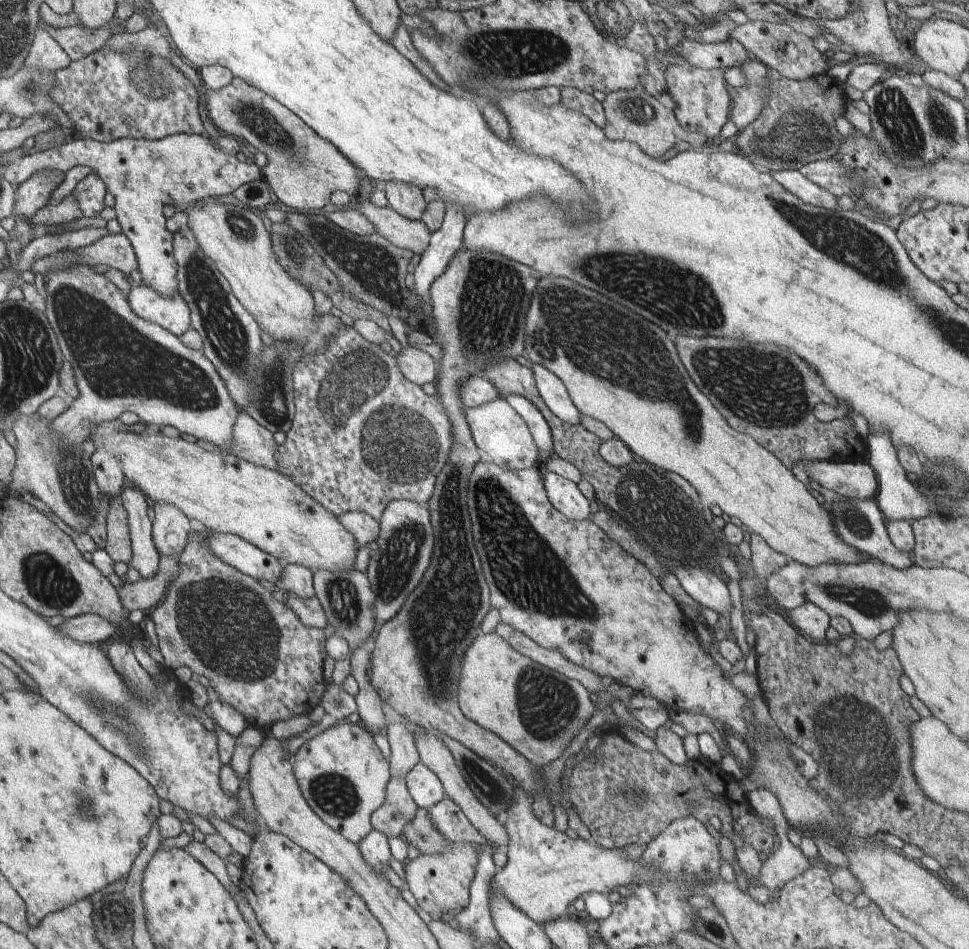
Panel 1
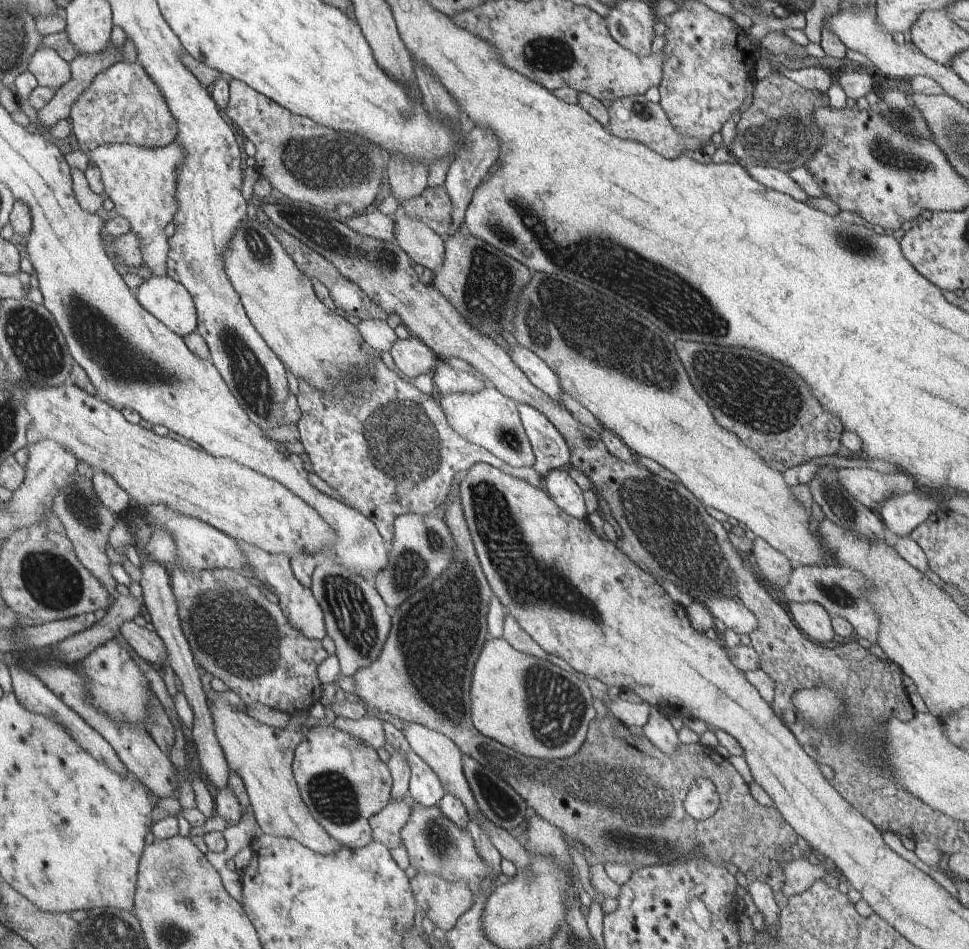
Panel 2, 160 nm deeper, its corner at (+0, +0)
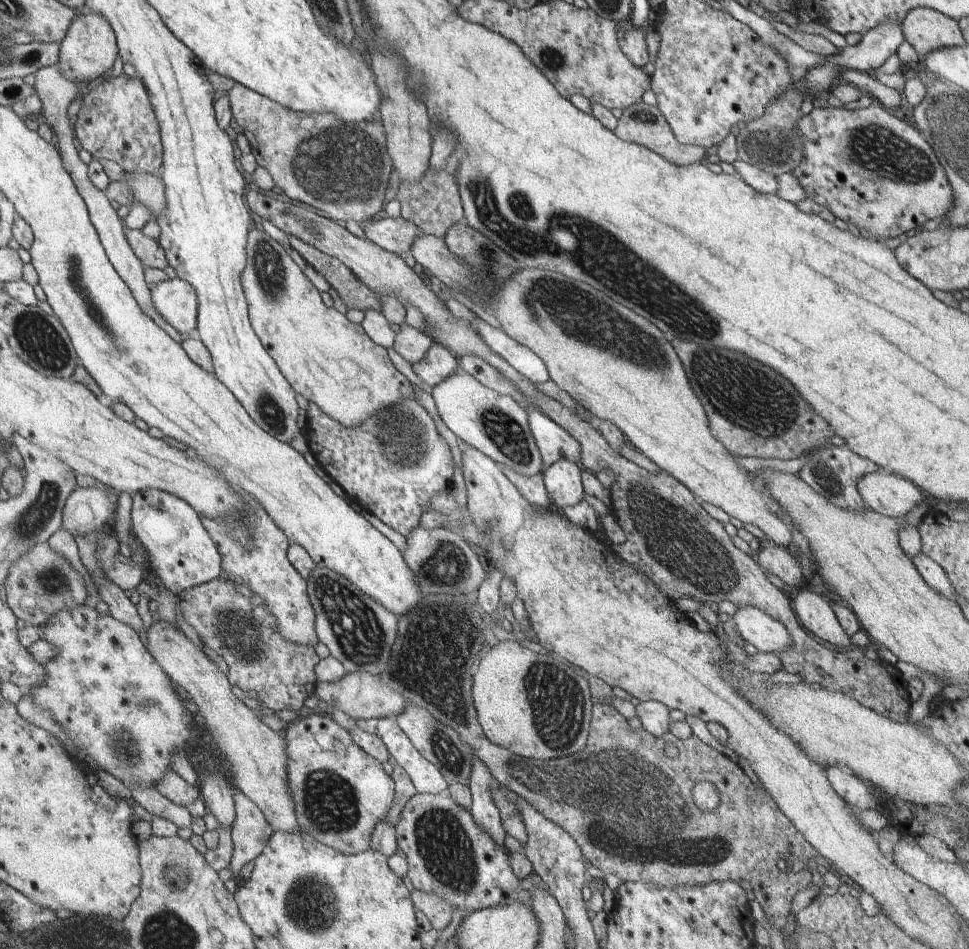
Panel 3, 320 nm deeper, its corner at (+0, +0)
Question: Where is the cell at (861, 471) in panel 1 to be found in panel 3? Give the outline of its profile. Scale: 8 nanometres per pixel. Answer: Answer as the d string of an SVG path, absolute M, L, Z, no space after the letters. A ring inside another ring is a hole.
M882 469L863 476L857 482L857 489L866 506L897 521L923 500L920 490L911 480Z

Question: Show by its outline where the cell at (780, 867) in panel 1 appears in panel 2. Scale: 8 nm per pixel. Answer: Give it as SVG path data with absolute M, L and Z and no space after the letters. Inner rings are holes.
M801 856L795 857L788 862L786 872L784 872L784 885L782 886L782 896L790 898L796 894L806 892L816 880L823 880L827 872L823 865L813 865L808 859Z

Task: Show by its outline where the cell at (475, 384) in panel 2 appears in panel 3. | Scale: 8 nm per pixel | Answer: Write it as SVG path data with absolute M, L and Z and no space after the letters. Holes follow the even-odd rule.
M433 342L420 362L411 366L416 376L424 384L435 387L446 377L449 377L459 365L459 358L452 354L448 347L438 342Z

